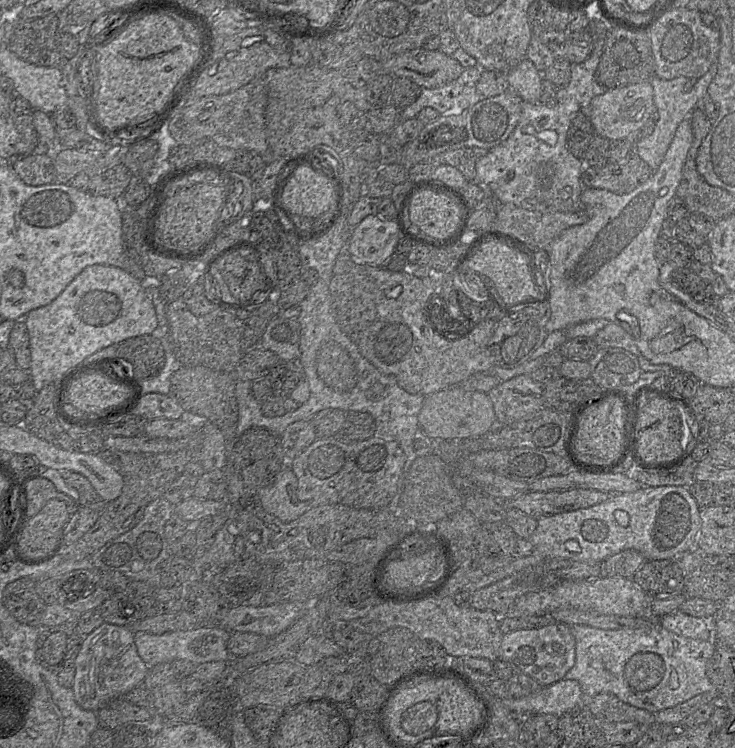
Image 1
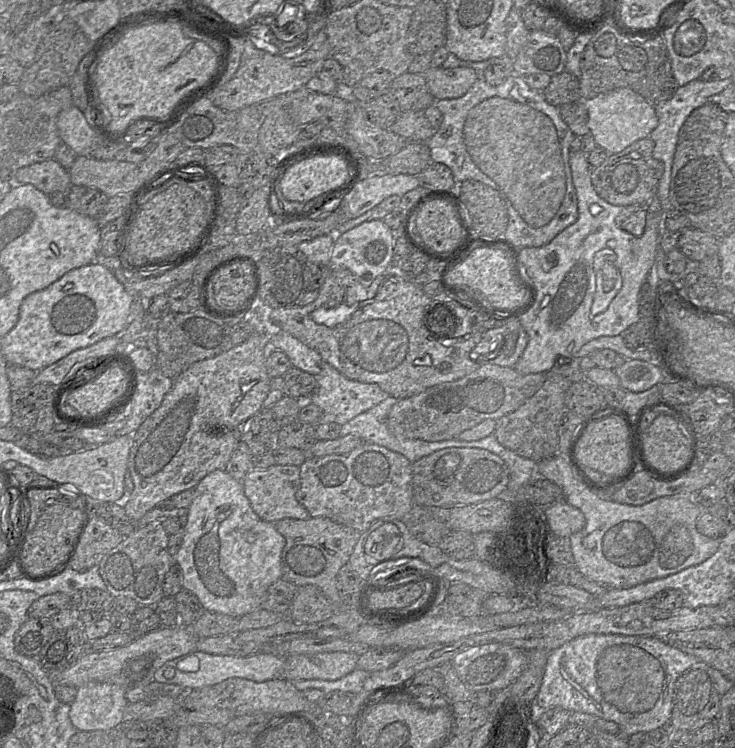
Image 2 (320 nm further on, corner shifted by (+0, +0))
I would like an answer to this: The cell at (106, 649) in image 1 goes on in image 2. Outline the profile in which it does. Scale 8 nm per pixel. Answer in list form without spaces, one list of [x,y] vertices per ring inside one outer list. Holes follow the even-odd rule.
[[[89,682],[77,688],[69,717],[78,731],[109,730],[123,722],[128,688],[117,684]]]

